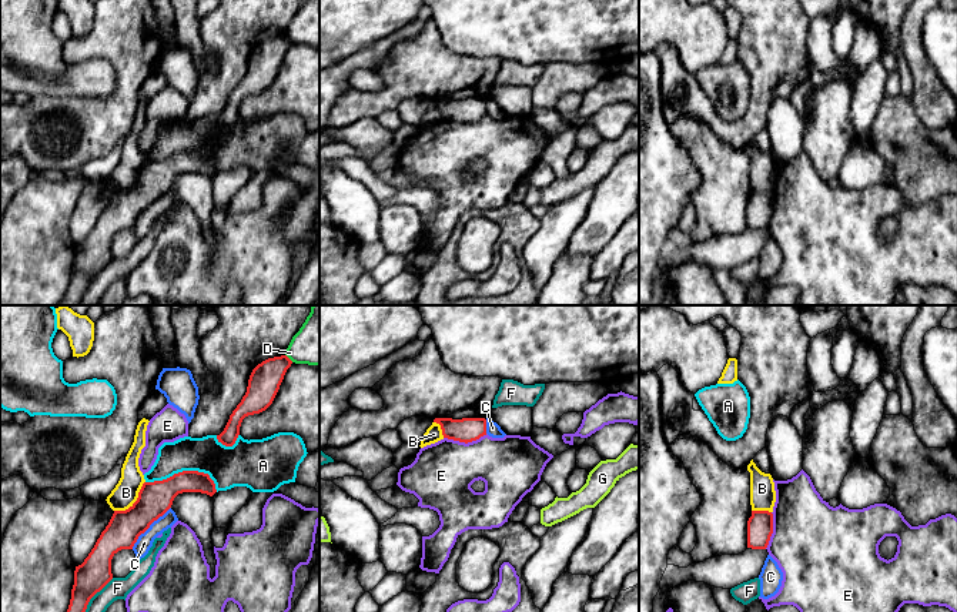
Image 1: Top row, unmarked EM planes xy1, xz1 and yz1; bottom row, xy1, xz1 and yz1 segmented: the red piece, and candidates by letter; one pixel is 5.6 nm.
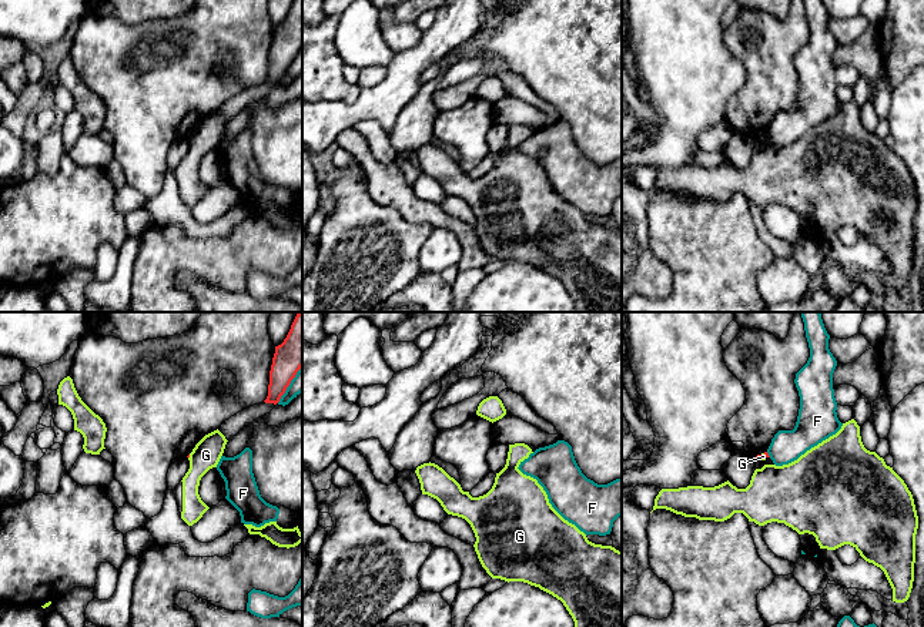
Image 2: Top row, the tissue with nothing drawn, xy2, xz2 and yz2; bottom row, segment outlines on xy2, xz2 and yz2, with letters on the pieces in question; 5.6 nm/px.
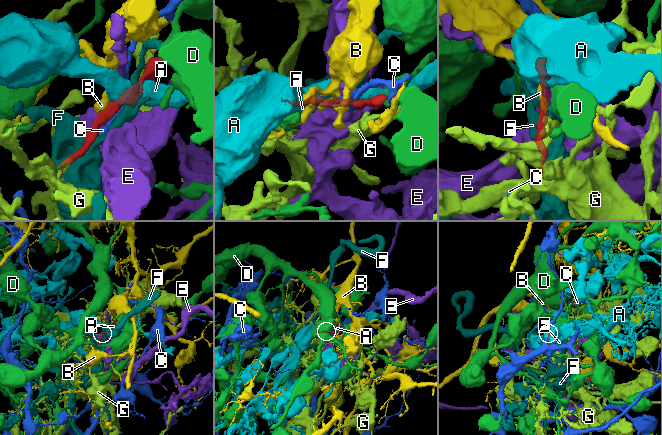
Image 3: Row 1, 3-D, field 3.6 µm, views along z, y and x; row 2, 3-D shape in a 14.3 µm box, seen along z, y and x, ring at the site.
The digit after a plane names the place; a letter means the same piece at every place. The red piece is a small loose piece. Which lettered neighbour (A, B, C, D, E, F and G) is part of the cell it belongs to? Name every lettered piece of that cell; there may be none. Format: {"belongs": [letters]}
{"belongs": ["G"]}

